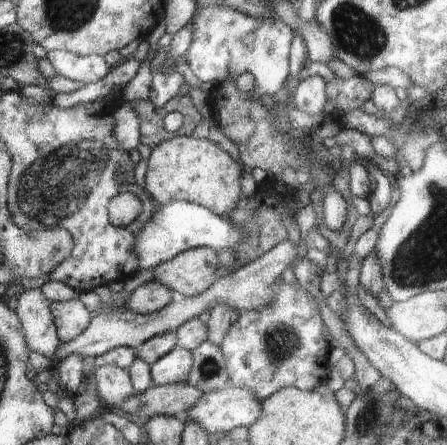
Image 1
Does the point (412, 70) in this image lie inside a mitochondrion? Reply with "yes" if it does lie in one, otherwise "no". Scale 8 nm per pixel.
no

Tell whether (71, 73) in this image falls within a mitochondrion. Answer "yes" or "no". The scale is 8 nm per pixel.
no

